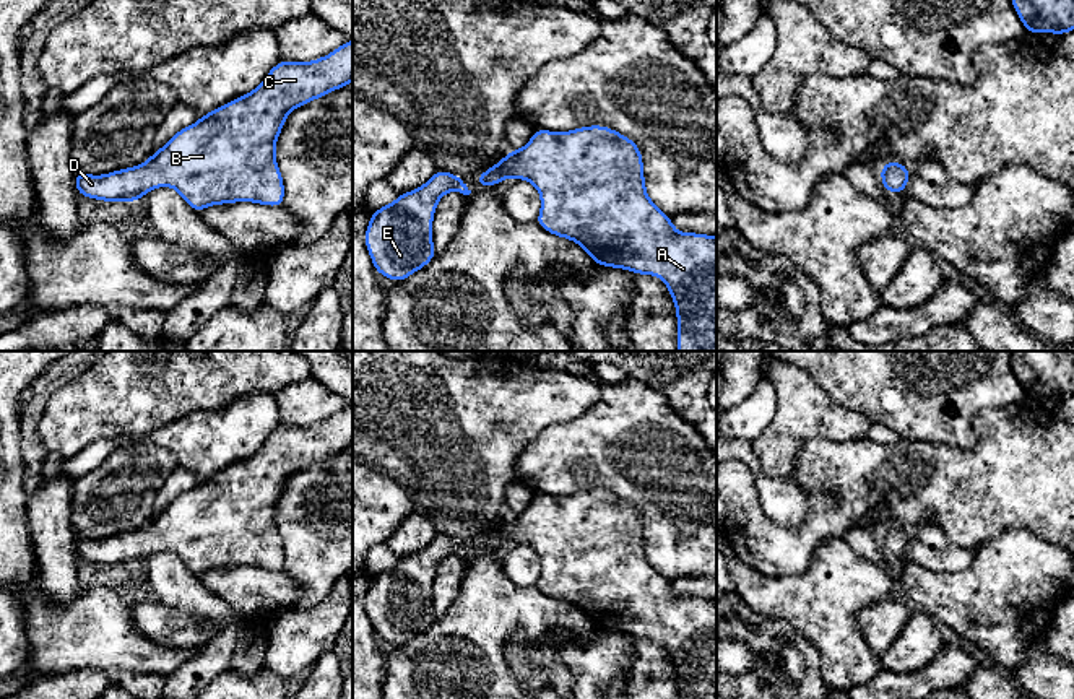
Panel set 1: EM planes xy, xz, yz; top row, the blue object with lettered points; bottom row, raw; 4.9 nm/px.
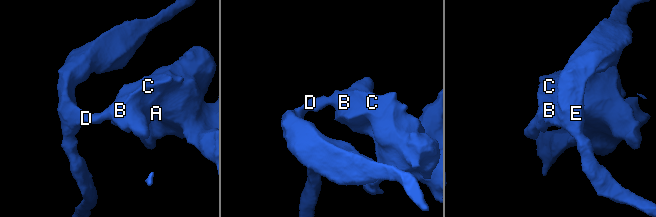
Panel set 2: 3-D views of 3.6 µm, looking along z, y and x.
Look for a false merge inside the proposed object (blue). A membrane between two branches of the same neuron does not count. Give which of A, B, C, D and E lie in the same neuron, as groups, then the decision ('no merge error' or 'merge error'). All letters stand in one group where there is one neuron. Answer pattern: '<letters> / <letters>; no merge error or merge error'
A B C D E; no merge error

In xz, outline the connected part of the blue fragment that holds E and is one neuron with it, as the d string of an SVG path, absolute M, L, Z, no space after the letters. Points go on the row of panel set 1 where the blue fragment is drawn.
M437 169L424 185L372 211L364 241L379 275L398 283L437 255L432 219L439 200L450 190L471 193L461 177Z

